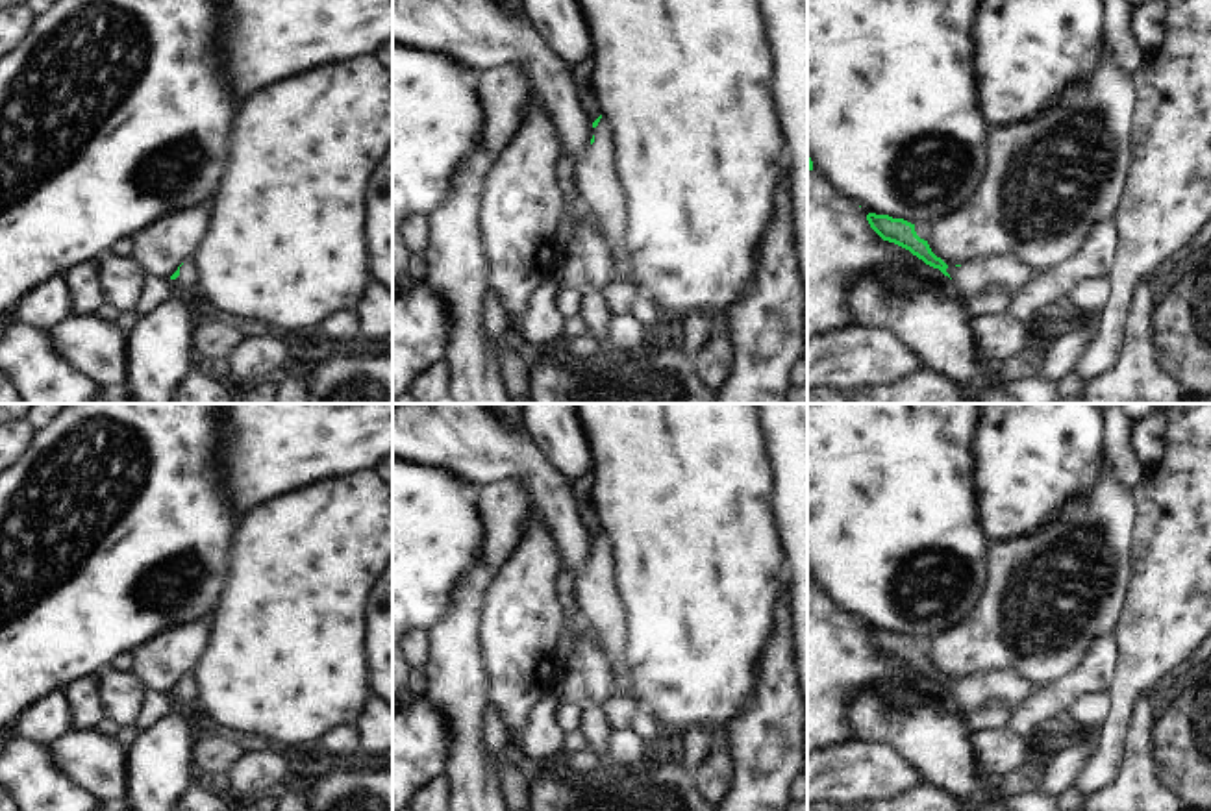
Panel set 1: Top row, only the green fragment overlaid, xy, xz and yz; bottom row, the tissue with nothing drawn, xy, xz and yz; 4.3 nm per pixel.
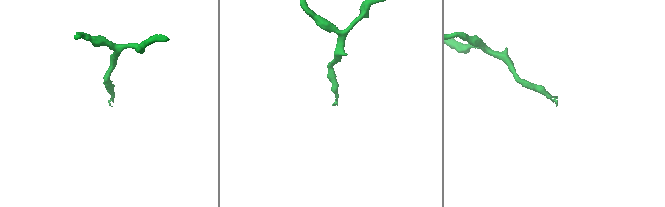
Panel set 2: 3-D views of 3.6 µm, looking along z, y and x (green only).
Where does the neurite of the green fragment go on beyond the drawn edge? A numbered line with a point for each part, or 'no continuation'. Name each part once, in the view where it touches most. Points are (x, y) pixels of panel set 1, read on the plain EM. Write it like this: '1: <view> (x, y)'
1: xy (189, 687).

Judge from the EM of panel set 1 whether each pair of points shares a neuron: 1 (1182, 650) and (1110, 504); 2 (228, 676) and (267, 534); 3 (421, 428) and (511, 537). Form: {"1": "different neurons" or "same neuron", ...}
{"1": "different neurons", "2": "same neuron", "3": "different neurons"}

